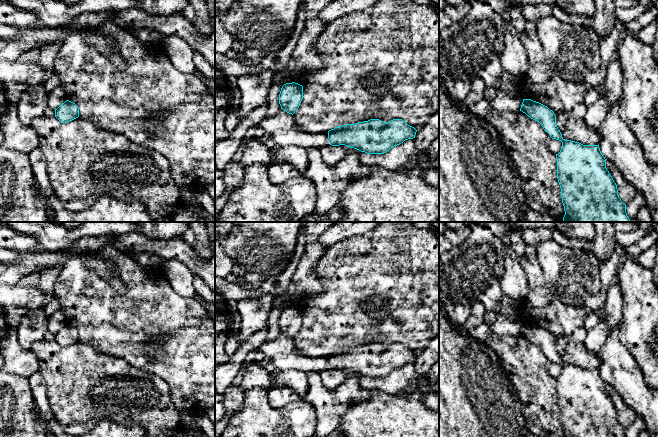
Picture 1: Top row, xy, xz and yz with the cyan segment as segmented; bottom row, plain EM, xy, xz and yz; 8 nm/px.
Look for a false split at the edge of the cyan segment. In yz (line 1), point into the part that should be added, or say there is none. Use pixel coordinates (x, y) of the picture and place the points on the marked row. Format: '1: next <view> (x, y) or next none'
1: next none

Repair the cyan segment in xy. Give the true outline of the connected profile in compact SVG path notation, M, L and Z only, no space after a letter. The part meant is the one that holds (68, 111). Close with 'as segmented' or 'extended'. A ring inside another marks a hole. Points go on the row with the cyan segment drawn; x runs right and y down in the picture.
M66 100L55 109L55 117L61 123L67 123L79 117L79 108L75 103Z; as segmented

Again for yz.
M523 99L520 111L539 122L552 139L562 142L556 159L557 179L565 211L563 222L631 222L626 213L626 204L619 198L617 185L606 168L606 159L599 145L565 140L557 127L554 112L539 102Z; as segmented

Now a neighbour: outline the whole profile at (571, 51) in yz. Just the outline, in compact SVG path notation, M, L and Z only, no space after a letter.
M549 16L536 22L536 34L542 45L547 66L566 82L584 83L589 72L600 68L601 39L593 27L564 23L554 16Z

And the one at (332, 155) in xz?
M332 145L320 148L320 153L325 163L330 166L336 165L341 160L343 160L348 154L340 146L332 146Z

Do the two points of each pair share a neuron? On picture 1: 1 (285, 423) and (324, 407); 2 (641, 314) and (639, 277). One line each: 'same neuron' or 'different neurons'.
1: different neurons
2: same neuron

